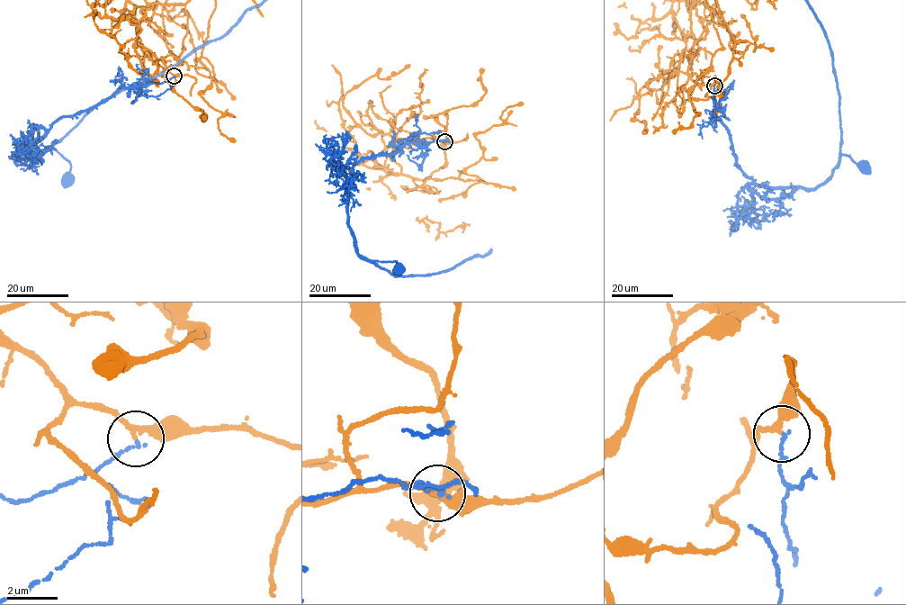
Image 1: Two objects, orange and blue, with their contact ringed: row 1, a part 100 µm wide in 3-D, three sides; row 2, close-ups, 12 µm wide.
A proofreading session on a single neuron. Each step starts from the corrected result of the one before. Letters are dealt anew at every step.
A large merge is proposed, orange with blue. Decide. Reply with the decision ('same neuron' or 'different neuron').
different neuron

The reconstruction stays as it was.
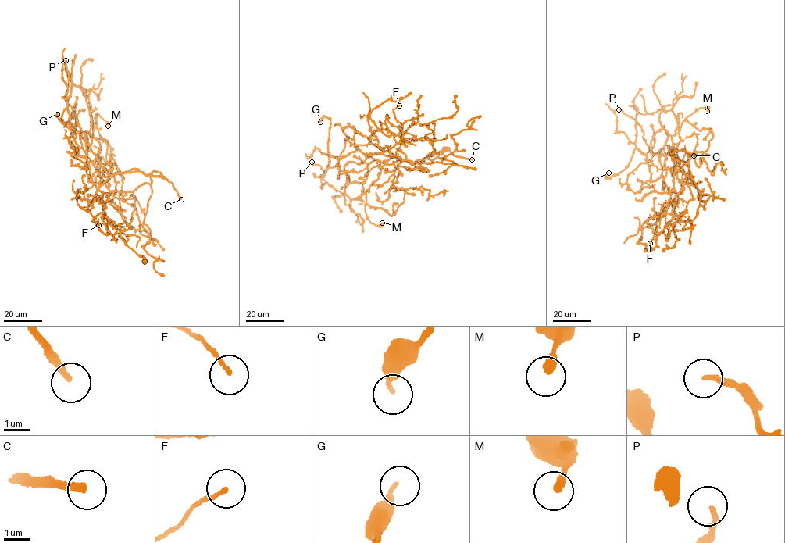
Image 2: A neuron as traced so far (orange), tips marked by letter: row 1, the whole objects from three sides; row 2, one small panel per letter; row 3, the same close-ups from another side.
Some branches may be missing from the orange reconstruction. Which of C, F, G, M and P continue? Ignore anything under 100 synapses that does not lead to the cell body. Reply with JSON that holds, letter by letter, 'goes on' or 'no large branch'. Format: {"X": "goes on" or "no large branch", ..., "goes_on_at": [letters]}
{"C": "goes on", "F": "no large branch", "G": "no large branch", "M": "no large branch", "P": "no large branch", "goes_on_at": ["C"]}

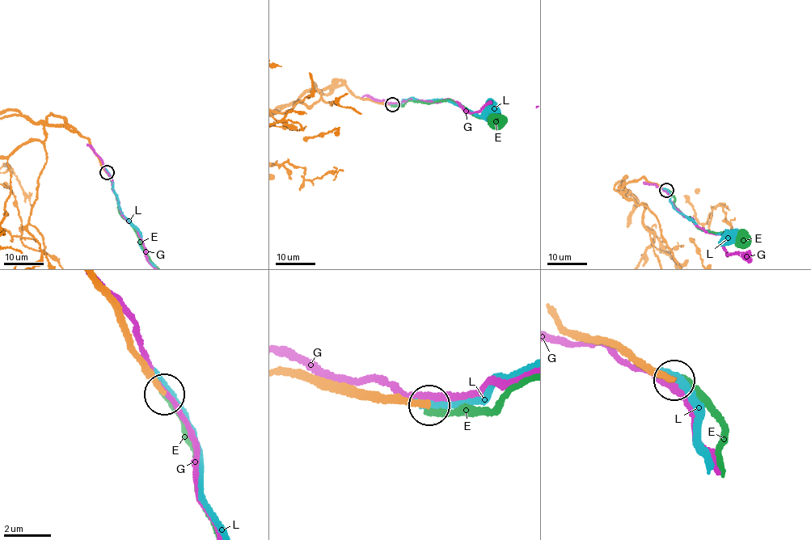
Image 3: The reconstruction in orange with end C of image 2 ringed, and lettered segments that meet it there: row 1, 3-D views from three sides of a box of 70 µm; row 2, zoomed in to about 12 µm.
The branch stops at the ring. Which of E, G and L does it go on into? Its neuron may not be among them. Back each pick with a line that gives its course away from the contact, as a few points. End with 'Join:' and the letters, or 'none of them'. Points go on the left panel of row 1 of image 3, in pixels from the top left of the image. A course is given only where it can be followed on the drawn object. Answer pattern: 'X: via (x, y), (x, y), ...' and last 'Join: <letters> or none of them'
Join: none of them

